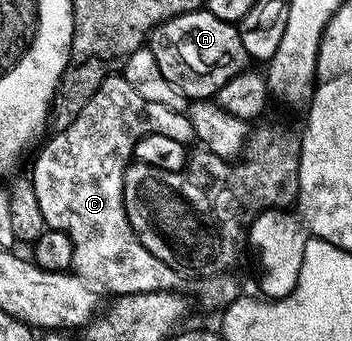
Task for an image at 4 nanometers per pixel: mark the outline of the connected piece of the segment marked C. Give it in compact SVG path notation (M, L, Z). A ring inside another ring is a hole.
M112 73L95 90L93 97L89 97L75 120L54 133L56 135L47 144L44 142L38 148L39 156L31 167L30 190L39 207L37 215L47 222L46 226L53 231L63 231L69 237L74 274L94 285L100 292L108 291L108 296L111 297L142 291L174 292L176 271L165 265L165 261L153 257L153 253L149 253L149 249L141 245L133 225L129 225L121 194L121 176L127 164L132 162L137 141L141 141L146 135L173 137L173 141L194 144L196 138L190 114L174 111L165 105L157 105L157 101L145 101L145 97L141 97L141 93L137 93L137 89L133 89L133 85L129 85L129 81L125 81L122 74Z

